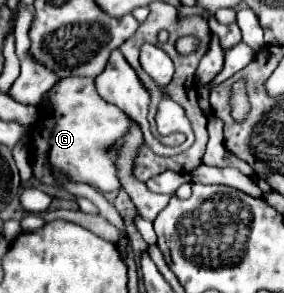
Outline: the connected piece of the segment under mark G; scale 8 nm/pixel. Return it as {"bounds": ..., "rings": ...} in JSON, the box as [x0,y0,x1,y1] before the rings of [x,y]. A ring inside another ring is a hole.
{"bounds":[30,76,134,192],"rings":[[[68,76],[58,80],[42,104],[48,104],[48,112],[40,112],[42,118],[34,122],[30,128],[30,166],[34,176],[48,186],[62,188],[62,180],[84,182],[102,192],[120,190],[120,178],[116,168],[116,146],[122,144],[126,132],[134,124],[130,116],[126,116],[114,104],[108,104],[96,94],[94,78]]]}

